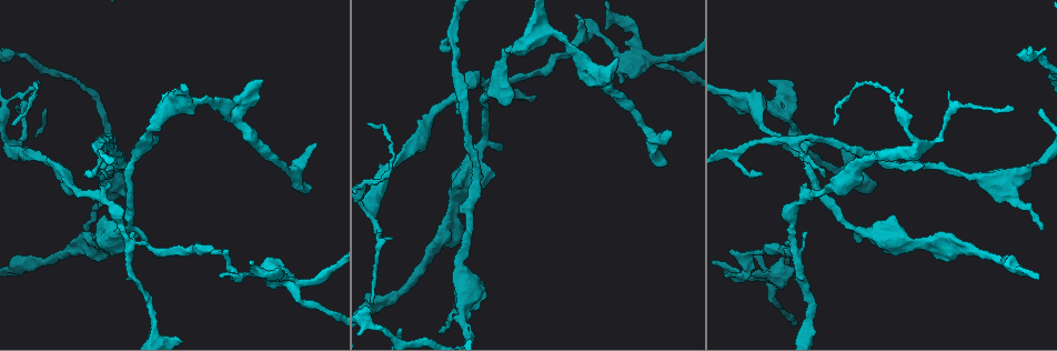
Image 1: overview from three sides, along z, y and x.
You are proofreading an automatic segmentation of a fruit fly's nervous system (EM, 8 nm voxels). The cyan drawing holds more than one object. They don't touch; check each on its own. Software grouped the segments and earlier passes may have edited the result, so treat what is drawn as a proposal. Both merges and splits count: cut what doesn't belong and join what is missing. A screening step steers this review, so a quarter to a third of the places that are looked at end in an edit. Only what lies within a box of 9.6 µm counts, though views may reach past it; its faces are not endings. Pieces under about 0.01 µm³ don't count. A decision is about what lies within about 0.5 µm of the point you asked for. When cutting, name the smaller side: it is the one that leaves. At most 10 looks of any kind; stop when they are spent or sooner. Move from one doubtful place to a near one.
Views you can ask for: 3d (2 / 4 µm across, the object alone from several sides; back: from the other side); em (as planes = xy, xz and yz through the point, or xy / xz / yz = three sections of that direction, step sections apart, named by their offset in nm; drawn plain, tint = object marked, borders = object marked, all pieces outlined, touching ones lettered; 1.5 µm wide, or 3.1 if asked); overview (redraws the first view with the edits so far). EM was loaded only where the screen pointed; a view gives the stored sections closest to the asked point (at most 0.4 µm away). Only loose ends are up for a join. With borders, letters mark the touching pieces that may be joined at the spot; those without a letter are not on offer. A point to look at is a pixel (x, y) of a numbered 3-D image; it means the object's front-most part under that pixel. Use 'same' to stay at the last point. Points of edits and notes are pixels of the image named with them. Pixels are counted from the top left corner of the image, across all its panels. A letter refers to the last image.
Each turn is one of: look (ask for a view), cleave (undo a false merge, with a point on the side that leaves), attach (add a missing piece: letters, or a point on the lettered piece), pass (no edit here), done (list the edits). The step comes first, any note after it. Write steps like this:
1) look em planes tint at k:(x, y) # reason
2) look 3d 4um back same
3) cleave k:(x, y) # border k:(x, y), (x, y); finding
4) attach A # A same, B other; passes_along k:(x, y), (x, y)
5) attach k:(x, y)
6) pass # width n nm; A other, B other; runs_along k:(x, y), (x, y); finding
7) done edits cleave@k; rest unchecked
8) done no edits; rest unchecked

look 3d 2um at 1:(155, 142) # branch stops here

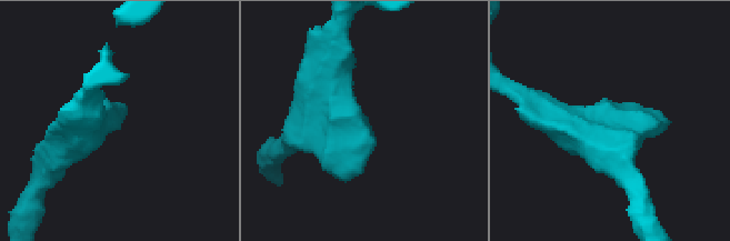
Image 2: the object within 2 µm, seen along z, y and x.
look em planes borders at 2:(648, 120) # shape alone is not enough

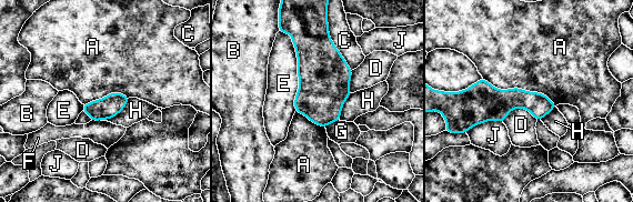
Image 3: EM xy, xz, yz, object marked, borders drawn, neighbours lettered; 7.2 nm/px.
pass # longest_contact A 600 nm; A other, B other, C other, D other, E other, F other, G other, H other, J other; border 3:(536, 120), (514, 108), (502, 121); no lettered piece goes on from it

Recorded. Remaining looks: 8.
look em planes borders at 1:(214, 100) # three-way junction

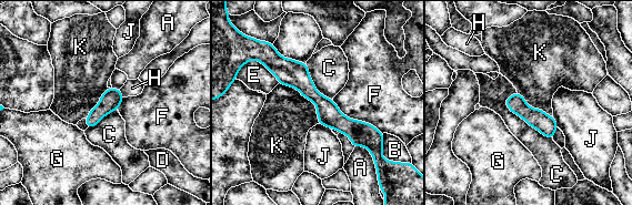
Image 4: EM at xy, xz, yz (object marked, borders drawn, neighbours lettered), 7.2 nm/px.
pass # width 140 nm; A other, B other, C other, D other, E other, F other, G other, H other, J other, K other; runs_along 4:(268, 63), (374, 141); all the same neuron

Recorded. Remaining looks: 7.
look 3d 2um at 1:(599, 33) # three arms meet

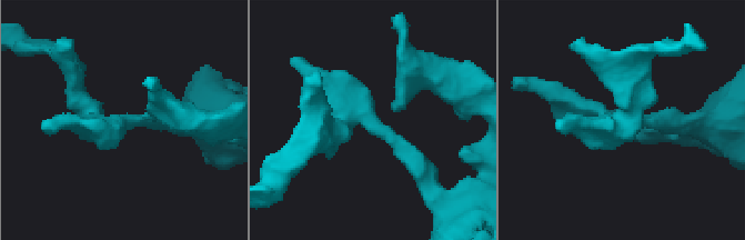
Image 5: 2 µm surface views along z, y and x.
look em yz step 4 tint at 5:(613, 123) # need the tissue

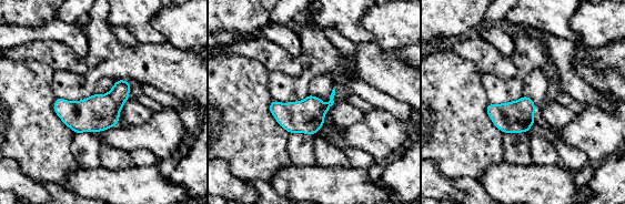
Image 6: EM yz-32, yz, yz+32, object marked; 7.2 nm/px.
look em planes borders same # cut it another way

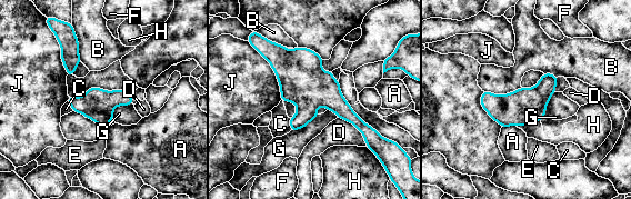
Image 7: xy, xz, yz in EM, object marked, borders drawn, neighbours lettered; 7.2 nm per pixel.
pass # width 240 nm; A other, B other, C other, D other, E other, F other, G other, H other, J other; runs_along 7:(266, 53), (277, 55), (371, 132); one neuron here

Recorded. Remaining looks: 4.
look 3d 2um at 1:(1037, 54) # thin neck

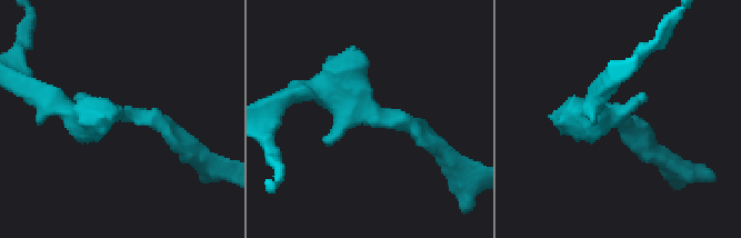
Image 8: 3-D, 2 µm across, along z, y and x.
look em xz step 8 tint at 8:(620, 115)

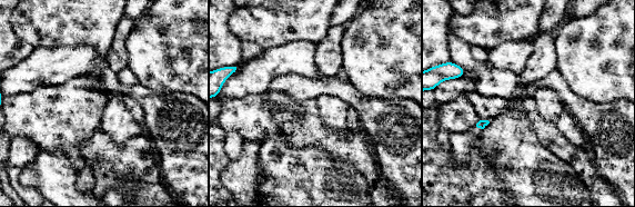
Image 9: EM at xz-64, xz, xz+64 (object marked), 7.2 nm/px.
look em planes borders same # another direction

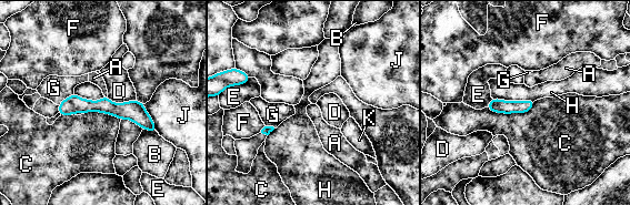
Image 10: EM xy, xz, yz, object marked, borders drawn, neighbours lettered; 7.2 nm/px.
pass # A other, B other, C other, D other, E other, F other, G other, H other, J other, K other; border 10:(534, 101), (526, 112), (487, 106); continuous, no second neuron

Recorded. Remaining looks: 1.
done no edits; rest unchecked

